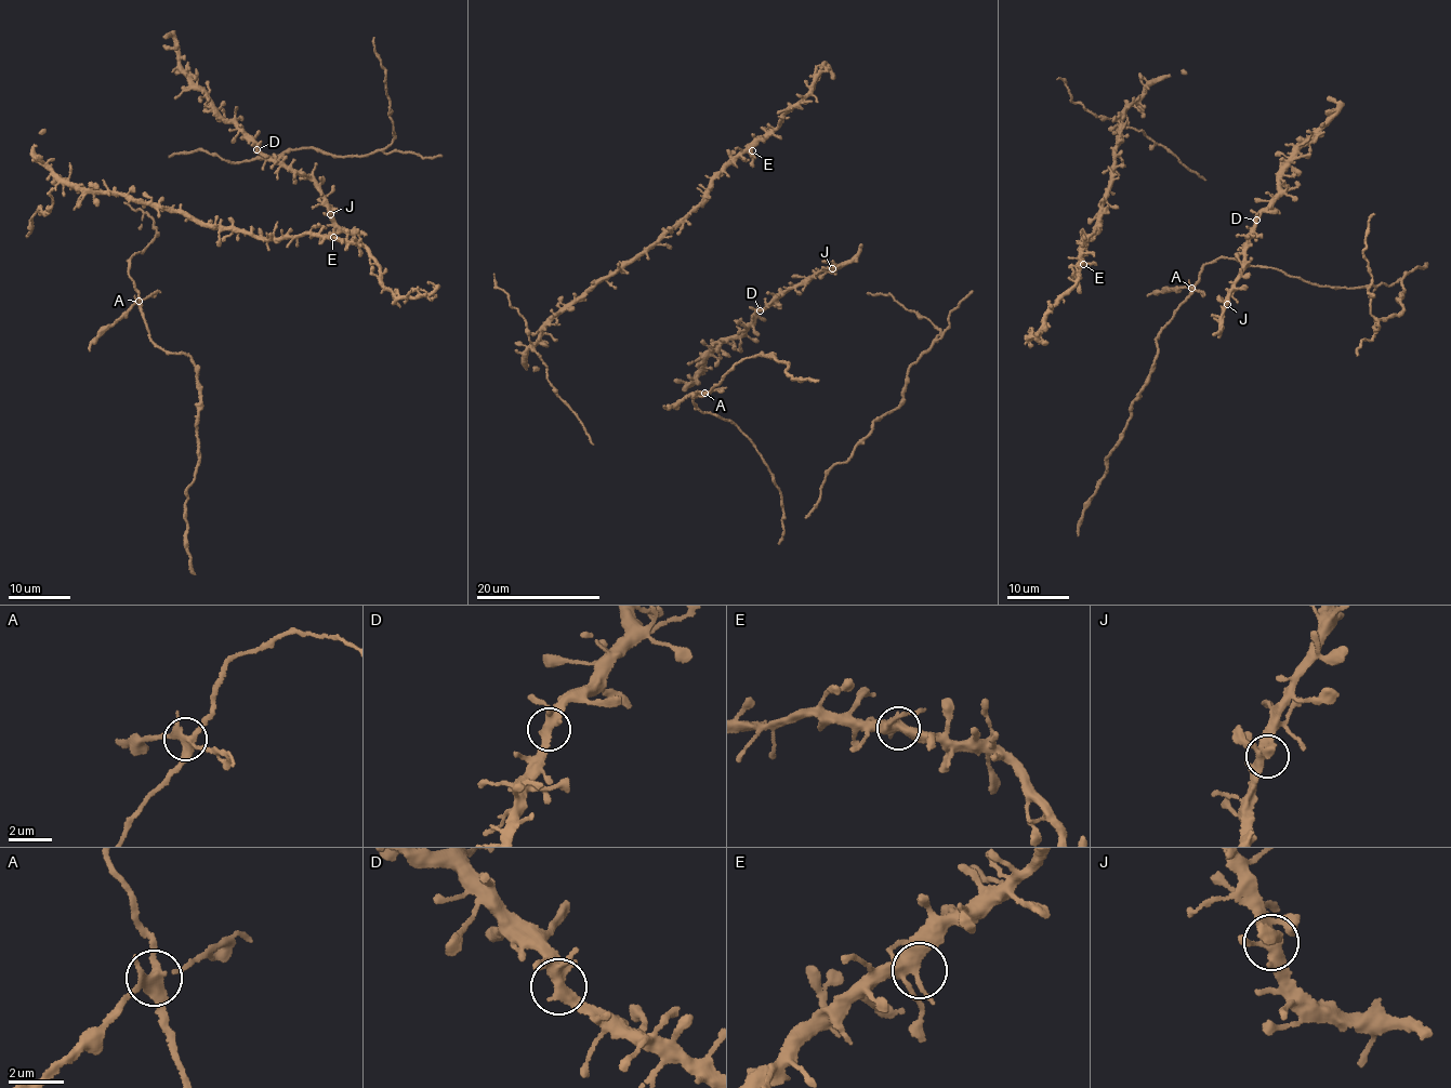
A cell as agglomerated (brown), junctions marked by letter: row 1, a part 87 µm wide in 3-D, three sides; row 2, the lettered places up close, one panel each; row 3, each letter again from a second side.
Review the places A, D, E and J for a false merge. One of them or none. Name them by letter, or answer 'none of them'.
A

